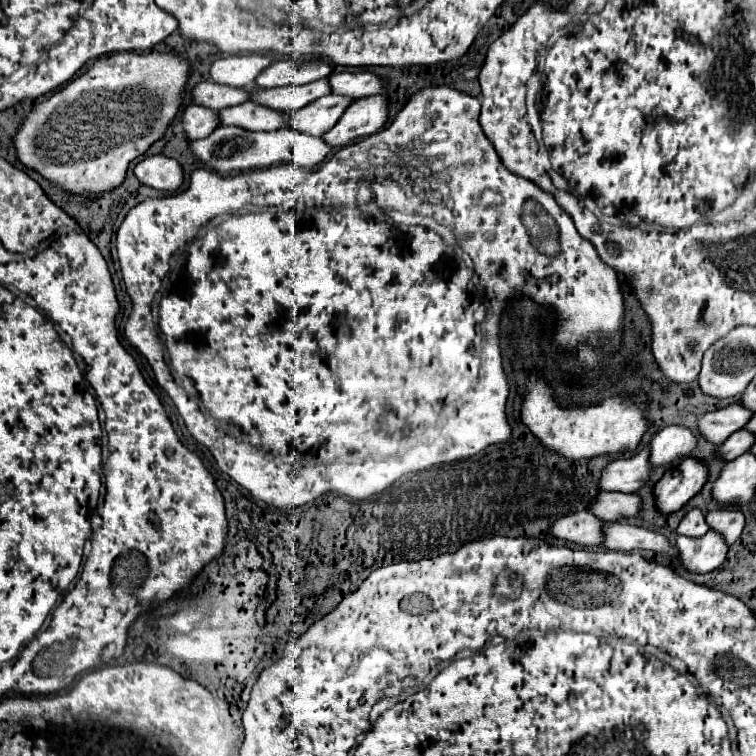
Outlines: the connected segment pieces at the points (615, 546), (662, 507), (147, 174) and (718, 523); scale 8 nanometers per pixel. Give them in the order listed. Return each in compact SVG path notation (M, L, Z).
M606 524L602 526L602 544L604 550L616 550L616 552L638 552L638 550L654 550L654 552L666 552L676 554L676 548L668 544L668 540L652 530L628 526L628 524Z
M684 458L678 468L666 470L652 488L656 510L660 514L678 512L692 496L700 492L706 476L706 466L694 458Z
M156 154L140 160L134 168L134 174L142 184L164 192L172 192L182 184L180 164L164 154Z
M720 508L708 512L706 522L710 530L718 530L722 538L726 538L726 544L732 546L744 528L744 514L736 508Z

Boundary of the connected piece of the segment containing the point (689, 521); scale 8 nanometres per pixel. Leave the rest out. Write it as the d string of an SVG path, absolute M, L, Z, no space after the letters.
M690 510L690 512L682 518L680 526L676 528L676 534L684 534L684 536L690 536L690 538L700 538L700 536L704 536L706 532L708 532L708 526L706 526L704 514L702 514L700 510Z

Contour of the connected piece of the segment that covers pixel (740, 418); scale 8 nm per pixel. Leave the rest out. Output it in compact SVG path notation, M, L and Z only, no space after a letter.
M738 402L720 408L716 412L706 412L696 420L698 434L704 436L712 444L722 444L732 432L740 430L748 420L752 412L742 408Z

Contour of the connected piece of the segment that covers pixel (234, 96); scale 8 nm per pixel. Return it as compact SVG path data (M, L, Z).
M200 82L192 88L192 102L198 106L206 106L214 112L236 106L248 100L248 94L244 88L230 88L230 86L220 86L214 82Z

